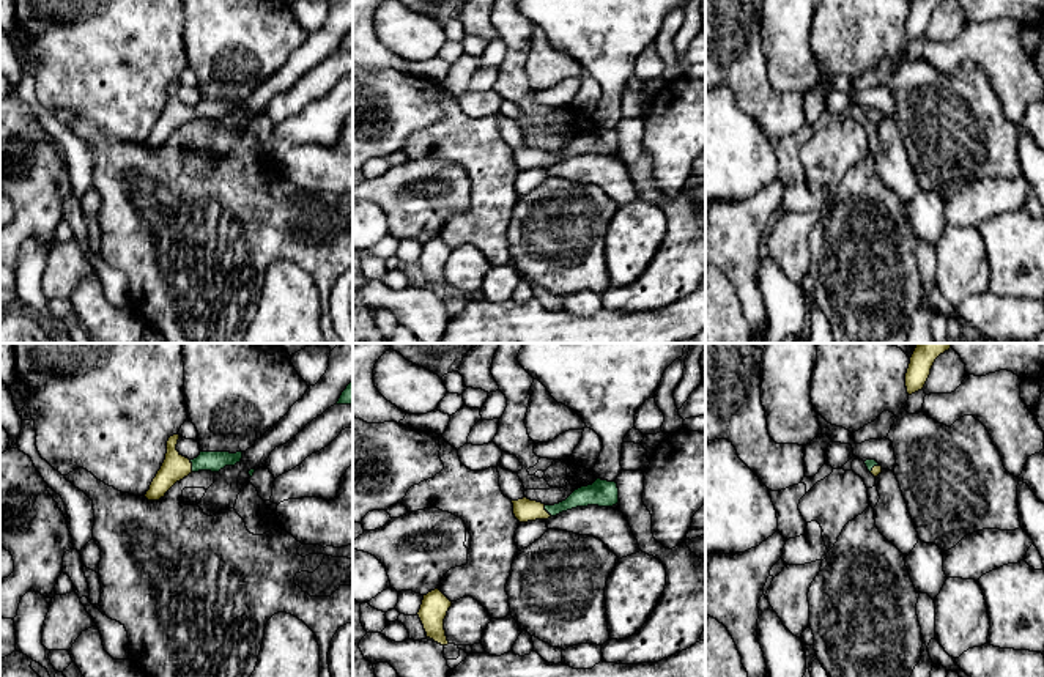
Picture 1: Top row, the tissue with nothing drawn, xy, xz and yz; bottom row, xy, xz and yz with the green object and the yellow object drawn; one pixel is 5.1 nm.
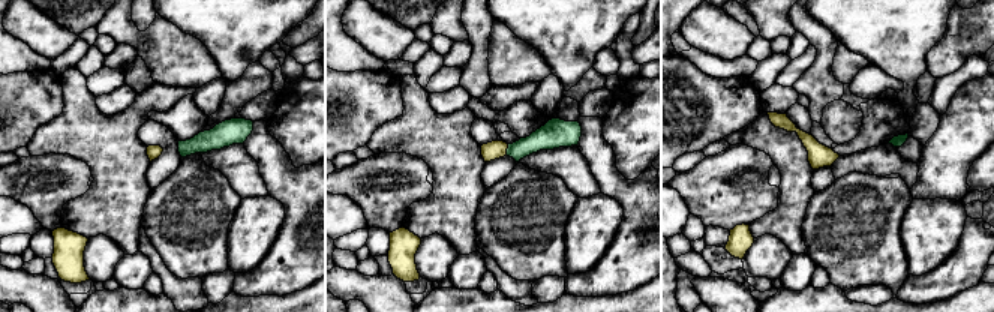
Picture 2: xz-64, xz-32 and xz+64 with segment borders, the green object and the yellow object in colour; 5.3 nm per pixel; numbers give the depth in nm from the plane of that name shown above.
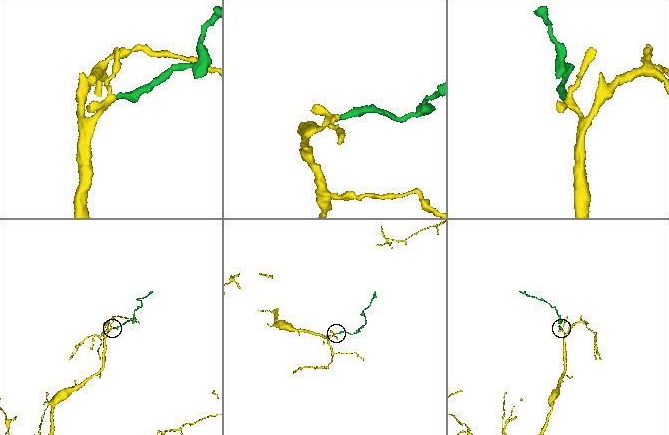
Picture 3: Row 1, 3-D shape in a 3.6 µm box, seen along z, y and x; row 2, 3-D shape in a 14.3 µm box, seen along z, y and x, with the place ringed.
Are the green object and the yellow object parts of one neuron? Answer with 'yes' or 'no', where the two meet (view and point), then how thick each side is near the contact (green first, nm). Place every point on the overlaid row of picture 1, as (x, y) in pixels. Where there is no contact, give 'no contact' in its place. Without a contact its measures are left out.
yes; meets green in xy at (192, 466); 100 nm thick on the green side, 140 nm on the other

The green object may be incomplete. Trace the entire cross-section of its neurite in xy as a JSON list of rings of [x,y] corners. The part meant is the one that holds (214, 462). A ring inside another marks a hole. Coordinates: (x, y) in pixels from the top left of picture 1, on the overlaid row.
[[[173,435],[167,441],[165,460],[145,494],[148,501],[159,501],[176,482],[192,472],[219,472],[225,466],[235,466],[242,458],[242,452],[200,452],[197,458],[189,460],[176,450],[178,439],[180,435]]]

